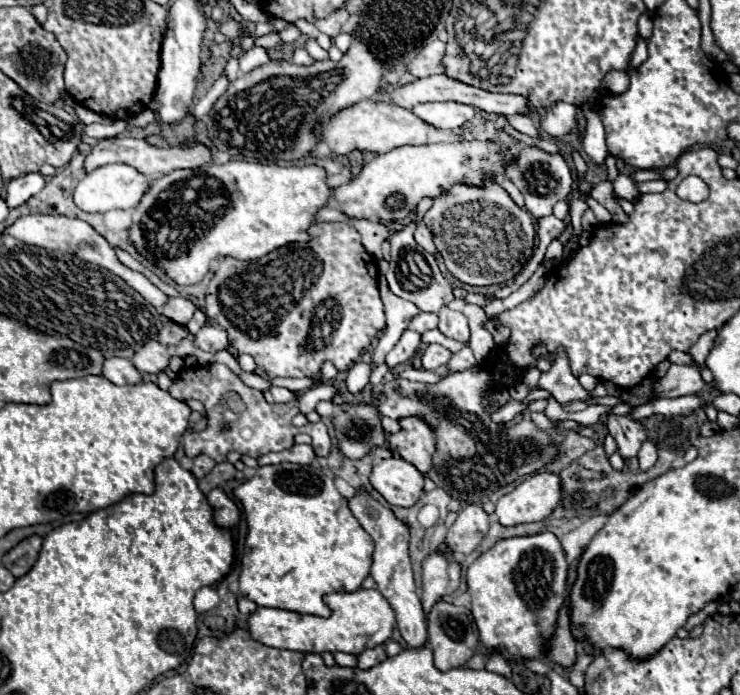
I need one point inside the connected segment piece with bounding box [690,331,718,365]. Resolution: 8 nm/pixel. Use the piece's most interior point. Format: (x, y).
(702, 348)

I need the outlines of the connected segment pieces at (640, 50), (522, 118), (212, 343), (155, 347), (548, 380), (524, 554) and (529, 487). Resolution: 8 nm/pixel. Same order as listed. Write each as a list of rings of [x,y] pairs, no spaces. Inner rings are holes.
[[[636,37],[636,51],[632,55],[632,61],[630,61],[630,67],[638,67],[640,63],[644,63],[648,57],[648,51],[646,51],[646,41],[642,37]]]
[[[508,115],[506,121],[520,133],[530,135],[530,137],[538,137],[538,129],[534,125],[534,121],[528,115]]]
[[[204,325],[192,343],[202,351],[220,351],[228,347],[228,335],[218,325]]]
[[[150,339],[148,343],[142,345],[140,351],[134,353],[130,361],[140,373],[160,373],[170,363],[170,349],[158,343],[156,339]]]
[[[558,349],[558,357],[552,361],[552,369],[548,373],[542,373],[540,387],[550,391],[552,397],[558,399],[560,403],[566,403],[572,399],[588,399],[588,391],[570,373],[568,357],[564,349]]]
[[[542,531],[536,535],[498,539],[498,543],[490,547],[490,551],[482,553],[468,567],[468,591],[472,595],[472,615],[480,631],[480,641],[488,649],[502,653],[506,659],[544,657],[544,647],[546,643],[550,643],[550,635],[554,633],[558,611],[564,603],[566,575],[568,575],[568,561],[554,533]]]
[[[536,473],[524,479],[514,491],[500,497],[496,517],[502,525],[518,525],[546,519],[560,503],[562,485],[556,473]]]

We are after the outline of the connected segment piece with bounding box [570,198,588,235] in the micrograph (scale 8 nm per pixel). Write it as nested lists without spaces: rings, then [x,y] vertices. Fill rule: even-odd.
[[[580,198],[574,199],[570,203],[570,217],[572,217],[572,225],[574,225],[574,235],[582,233],[582,225],[580,225],[580,217],[584,215],[584,211],[588,209],[588,205]]]

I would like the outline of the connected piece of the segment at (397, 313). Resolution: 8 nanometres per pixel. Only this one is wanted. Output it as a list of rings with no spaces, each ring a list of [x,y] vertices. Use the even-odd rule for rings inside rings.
[[[380,259],[378,261],[378,291],[380,291],[380,299],[384,303],[384,313],[386,313],[388,327],[386,327],[386,333],[380,337],[376,349],[374,349],[372,367],[378,367],[380,363],[384,363],[386,353],[398,343],[398,339],[404,333],[410,319],[420,313],[420,309],[414,303],[408,303],[408,301],[396,297],[390,291],[388,283],[386,283],[386,277],[384,277],[386,271],[388,271],[388,261]]]

